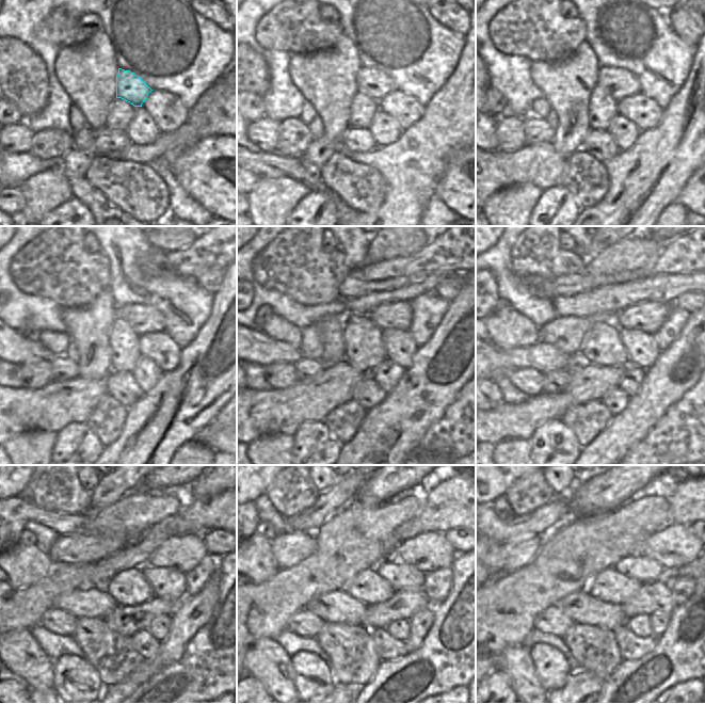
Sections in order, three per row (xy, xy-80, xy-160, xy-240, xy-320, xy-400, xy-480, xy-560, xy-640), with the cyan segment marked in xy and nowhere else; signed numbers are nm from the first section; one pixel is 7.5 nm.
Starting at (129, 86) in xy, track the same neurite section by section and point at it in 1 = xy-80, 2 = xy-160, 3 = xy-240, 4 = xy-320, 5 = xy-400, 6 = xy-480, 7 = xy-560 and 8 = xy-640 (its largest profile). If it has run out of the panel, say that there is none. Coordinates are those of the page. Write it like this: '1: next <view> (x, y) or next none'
1: next xy-80 (375, 84)
2: next xy-160 (620, 82)
3: next xy-240 (143, 319)
4: next xy-320 (399, 315)
5: next xy-400 (647, 317)
6: next xy-480 (182, 553)
7: next xy-560 (428, 552)
8: next xy-640 (675, 546)

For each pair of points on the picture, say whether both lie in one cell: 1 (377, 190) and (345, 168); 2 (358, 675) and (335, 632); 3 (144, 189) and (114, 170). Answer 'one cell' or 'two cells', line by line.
1: one cell
2: one cell
3: one cell

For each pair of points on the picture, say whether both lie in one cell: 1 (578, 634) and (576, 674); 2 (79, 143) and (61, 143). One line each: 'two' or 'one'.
1: two
2: two

